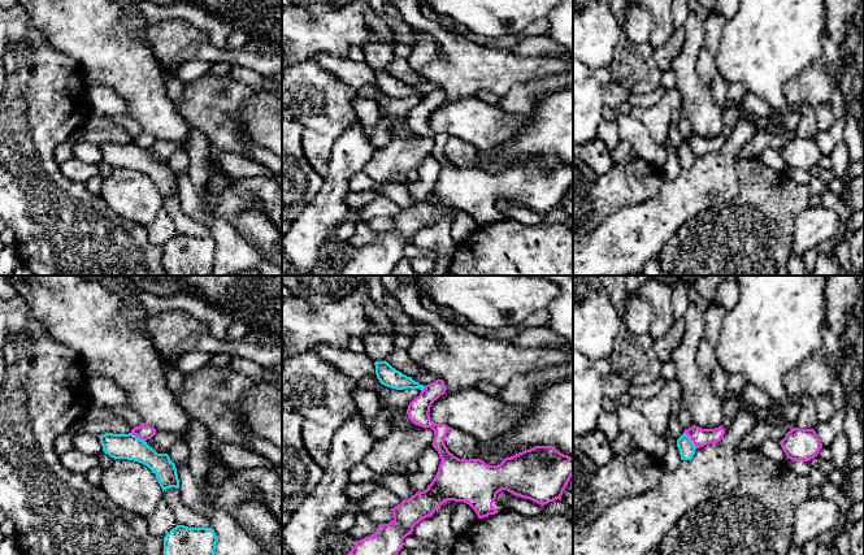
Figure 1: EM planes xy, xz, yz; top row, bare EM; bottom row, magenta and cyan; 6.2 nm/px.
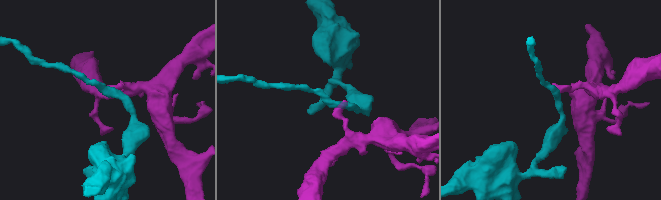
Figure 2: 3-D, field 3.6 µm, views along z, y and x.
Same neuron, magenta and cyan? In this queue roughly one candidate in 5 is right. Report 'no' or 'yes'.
no

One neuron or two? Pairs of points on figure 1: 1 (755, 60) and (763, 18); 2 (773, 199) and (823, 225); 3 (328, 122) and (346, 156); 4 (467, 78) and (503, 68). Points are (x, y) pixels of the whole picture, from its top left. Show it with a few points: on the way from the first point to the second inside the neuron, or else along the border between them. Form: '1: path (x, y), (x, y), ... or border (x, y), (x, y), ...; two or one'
1: path (763, 50), (763, 29); one
2: border (810, 206), (795, 219), (790, 242); two
3: border (359, 121), (351, 125), (334, 142), (329, 169); two
4: path (476, 69), (494, 68); one

